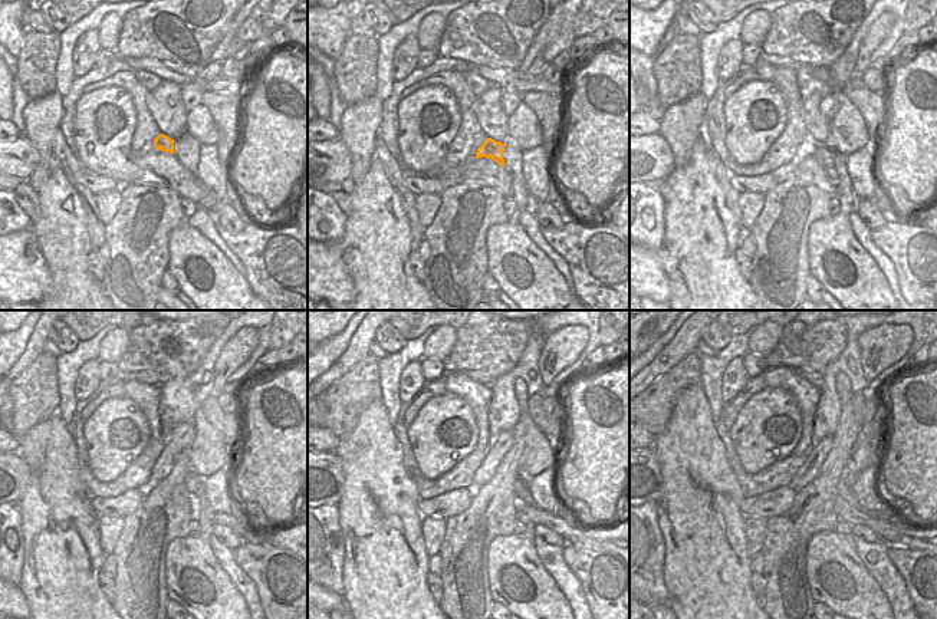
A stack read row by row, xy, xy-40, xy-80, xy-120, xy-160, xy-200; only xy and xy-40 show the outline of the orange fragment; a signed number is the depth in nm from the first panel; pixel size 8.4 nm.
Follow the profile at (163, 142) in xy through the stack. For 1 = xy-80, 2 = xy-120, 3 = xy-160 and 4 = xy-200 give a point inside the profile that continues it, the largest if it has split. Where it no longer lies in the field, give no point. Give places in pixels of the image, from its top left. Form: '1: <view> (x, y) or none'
1: xy-80 (824, 155)
2: xy-120 (193, 481)
3: xy-160 (522, 490)
4: xy-200 (885, 512)

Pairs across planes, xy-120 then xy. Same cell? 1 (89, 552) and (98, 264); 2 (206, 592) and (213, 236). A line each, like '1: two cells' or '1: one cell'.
1: two cells
2: two cells

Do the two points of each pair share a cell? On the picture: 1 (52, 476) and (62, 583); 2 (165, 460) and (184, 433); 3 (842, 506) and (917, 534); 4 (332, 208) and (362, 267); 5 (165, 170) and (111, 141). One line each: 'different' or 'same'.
1: same
2: same
3: same
4: different
5: same

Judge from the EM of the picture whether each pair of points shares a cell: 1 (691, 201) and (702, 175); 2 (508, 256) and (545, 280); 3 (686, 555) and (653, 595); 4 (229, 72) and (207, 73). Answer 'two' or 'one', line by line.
1: one
2: one
3: two
4: two

